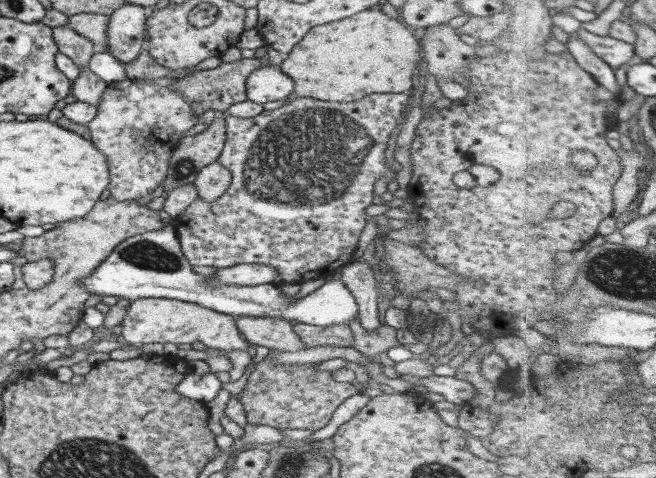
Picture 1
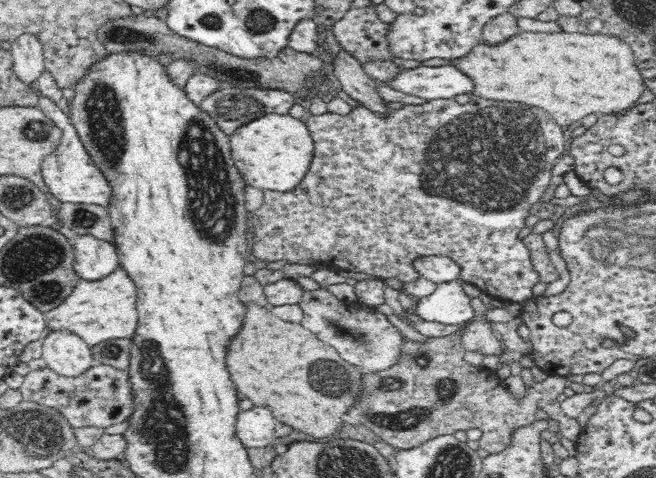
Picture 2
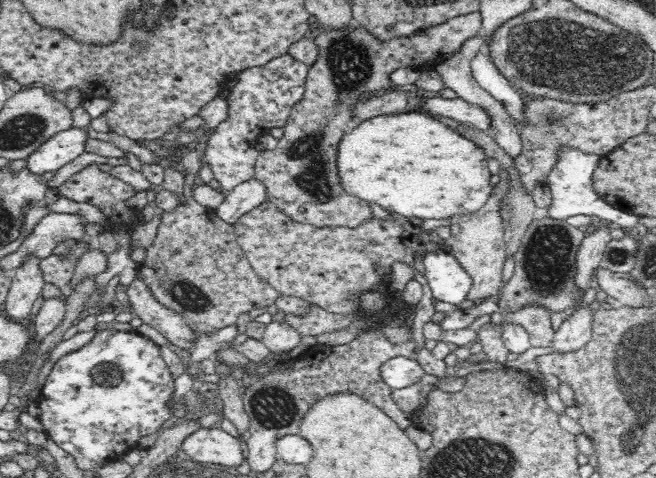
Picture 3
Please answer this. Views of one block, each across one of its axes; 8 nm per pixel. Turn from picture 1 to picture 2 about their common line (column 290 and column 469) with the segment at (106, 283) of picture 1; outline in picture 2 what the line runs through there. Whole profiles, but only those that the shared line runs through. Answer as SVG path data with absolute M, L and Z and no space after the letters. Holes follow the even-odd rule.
M455 280L437 284L432 294L419 298L415 312L422 320L440 324L464 325L474 318L471 298Z

